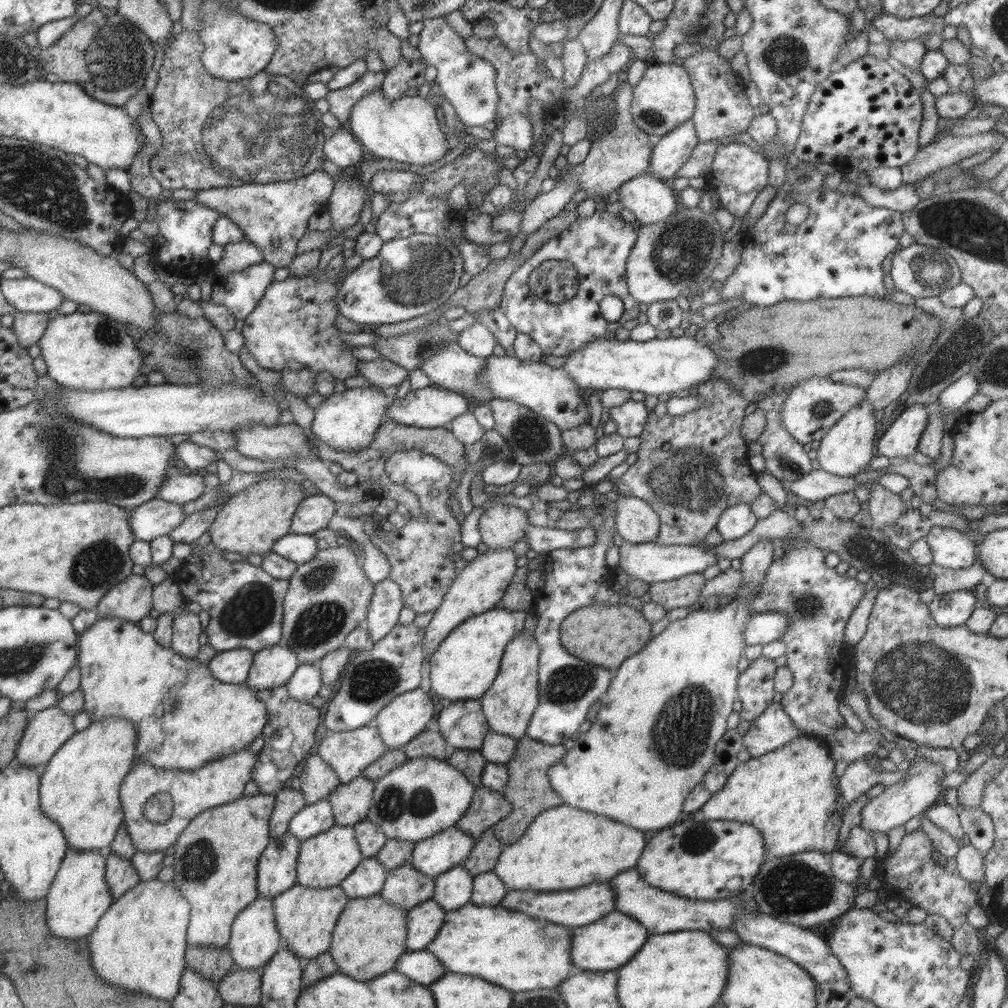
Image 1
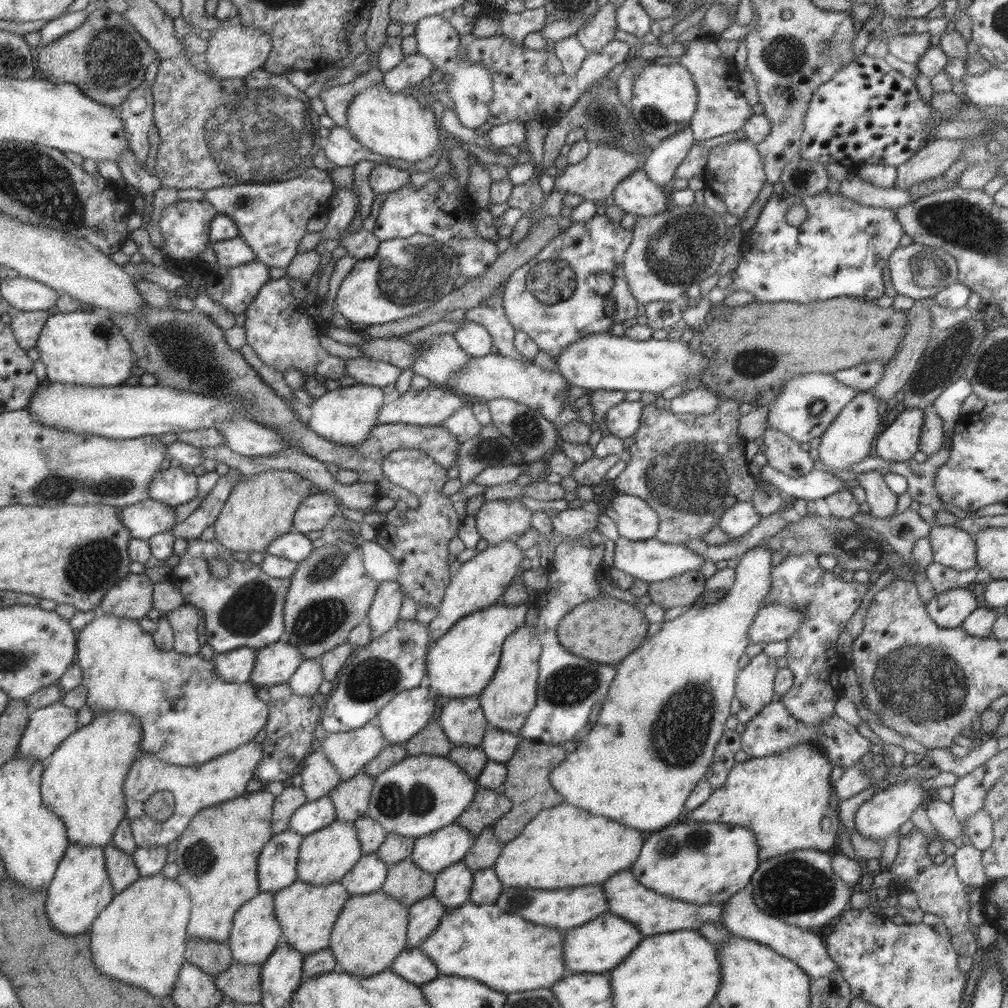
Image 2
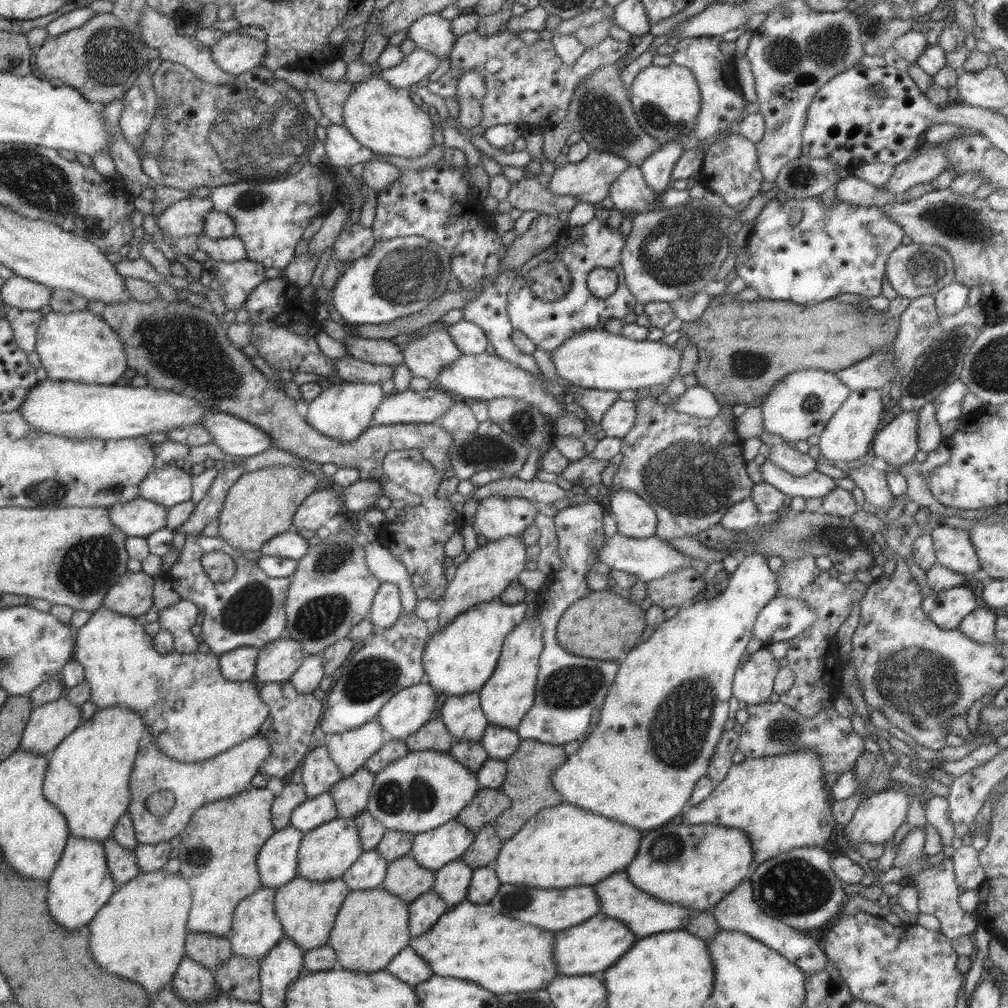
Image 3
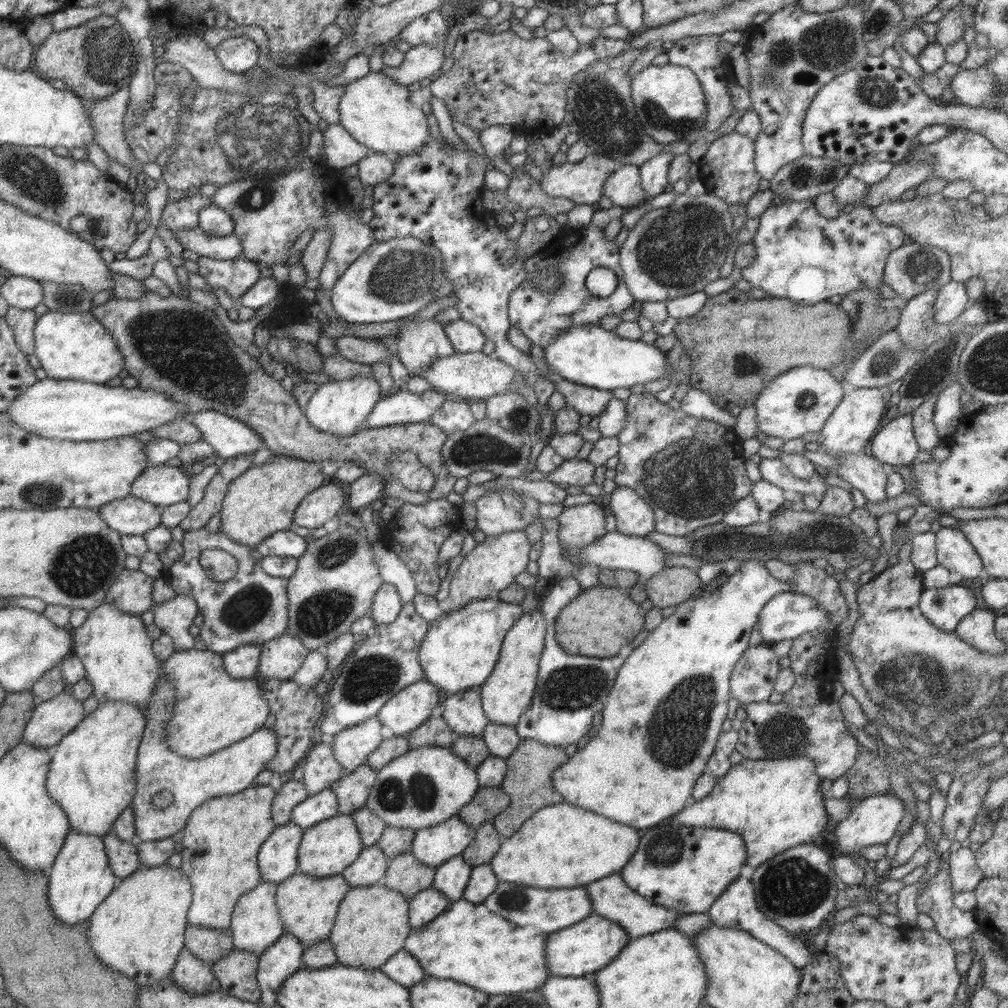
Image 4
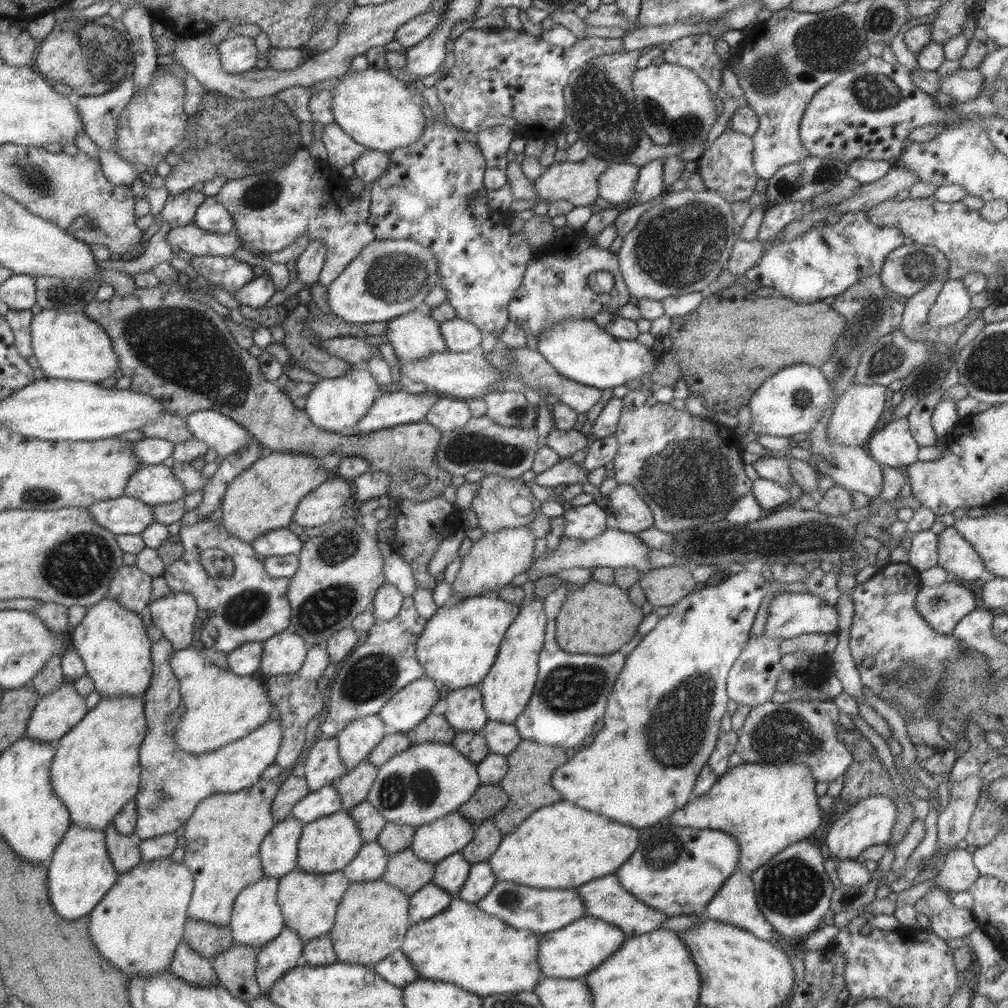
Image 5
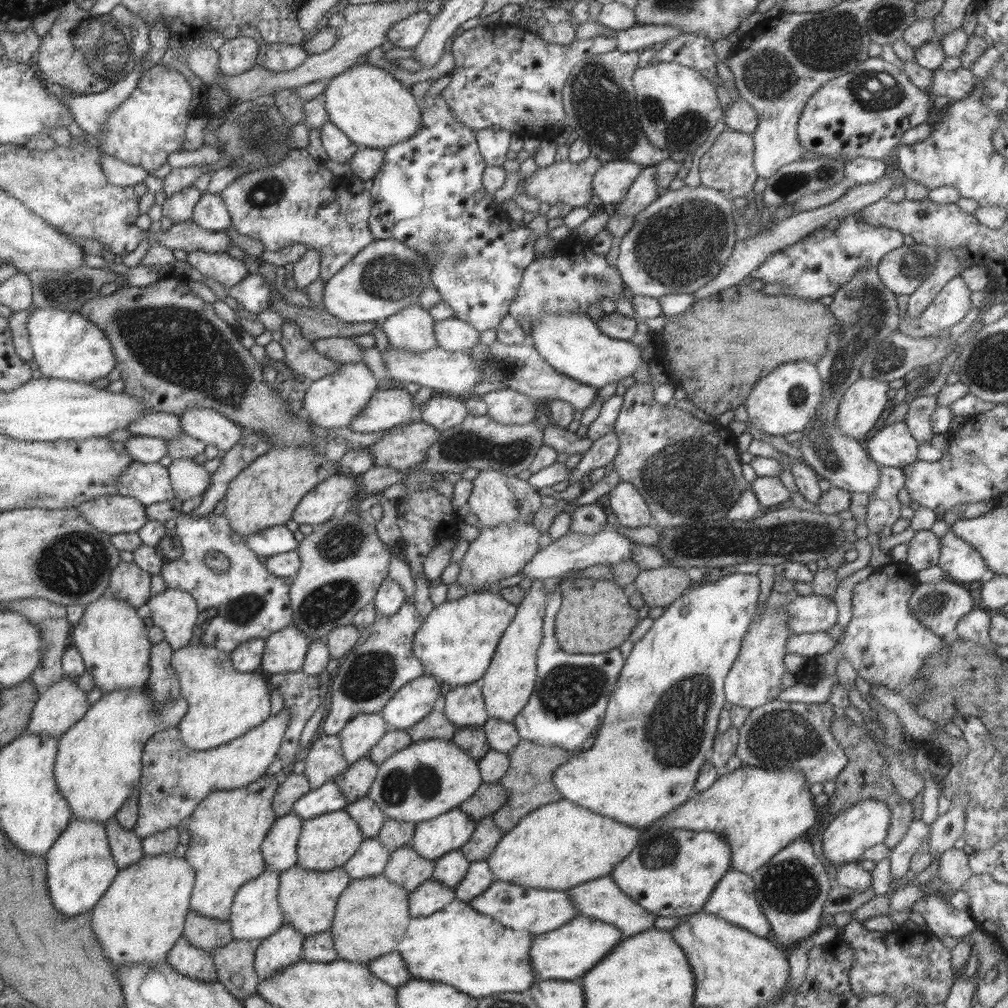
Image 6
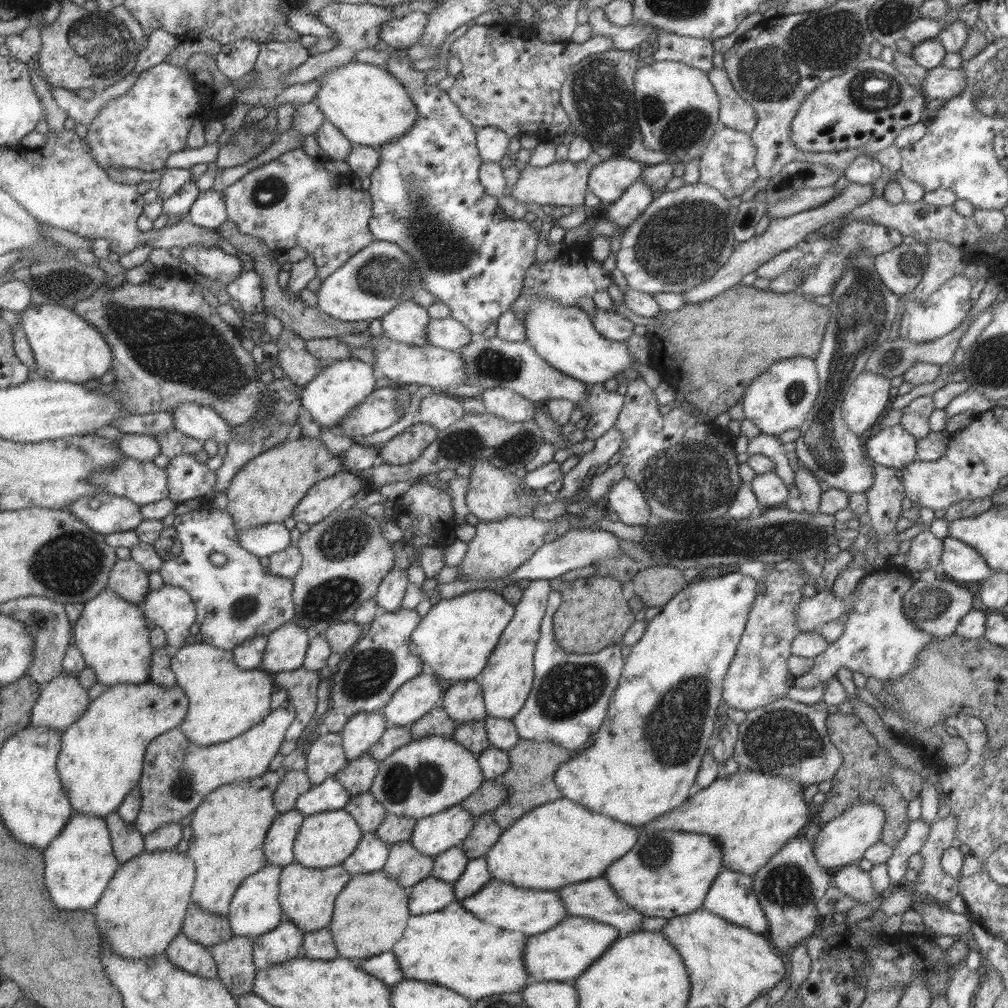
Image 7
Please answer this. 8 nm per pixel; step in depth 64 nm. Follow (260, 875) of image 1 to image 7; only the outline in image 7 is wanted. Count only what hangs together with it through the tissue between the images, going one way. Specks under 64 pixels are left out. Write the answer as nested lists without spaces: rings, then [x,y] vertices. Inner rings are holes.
[[[294,808],[289,812],[279,812],[269,825],[263,841],[266,862],[275,866],[287,866],[294,861],[293,841],[302,824],[303,814]]]

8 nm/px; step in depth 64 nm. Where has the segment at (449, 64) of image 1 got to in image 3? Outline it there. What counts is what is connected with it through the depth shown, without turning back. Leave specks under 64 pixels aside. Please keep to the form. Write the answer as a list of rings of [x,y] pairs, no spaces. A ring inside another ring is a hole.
[[[439,13],[417,18],[408,26],[405,38],[411,39],[421,50],[435,54],[439,61],[449,55],[456,41],[455,35],[451,33],[450,20],[441,17]],[[465,70],[458,76],[455,93],[459,123],[465,129],[477,127],[482,118],[480,101],[486,94],[484,79],[477,71]]]

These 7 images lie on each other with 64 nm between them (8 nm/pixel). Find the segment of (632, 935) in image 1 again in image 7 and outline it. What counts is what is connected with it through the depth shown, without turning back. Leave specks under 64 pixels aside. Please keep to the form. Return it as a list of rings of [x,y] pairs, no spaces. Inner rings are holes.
[[[565,916],[559,924],[533,936],[526,936],[523,966],[529,981],[570,982],[587,970],[592,962],[617,940],[618,930],[585,917]]]

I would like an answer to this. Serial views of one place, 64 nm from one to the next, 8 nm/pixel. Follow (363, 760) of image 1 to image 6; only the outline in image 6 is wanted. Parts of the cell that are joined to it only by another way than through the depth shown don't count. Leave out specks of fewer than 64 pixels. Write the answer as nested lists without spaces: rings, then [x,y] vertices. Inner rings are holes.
[[[381,713],[357,714],[338,732],[341,754],[347,764],[367,757],[371,746],[375,746],[388,729]]]

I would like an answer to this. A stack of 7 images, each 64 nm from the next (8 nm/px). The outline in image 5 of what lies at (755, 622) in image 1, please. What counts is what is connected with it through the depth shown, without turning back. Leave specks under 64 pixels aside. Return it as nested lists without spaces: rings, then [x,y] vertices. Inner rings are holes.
[[[806,593],[774,594],[767,607],[764,636],[767,638],[795,638],[810,633],[831,633],[838,628],[838,616],[833,606],[827,606],[819,598]]]

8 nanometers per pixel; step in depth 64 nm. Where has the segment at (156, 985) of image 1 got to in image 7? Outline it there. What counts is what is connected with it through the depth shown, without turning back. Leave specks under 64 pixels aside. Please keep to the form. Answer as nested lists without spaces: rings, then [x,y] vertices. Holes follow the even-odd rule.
[[[143,850],[119,865],[97,904],[91,909],[98,932],[109,944],[111,954],[141,958],[164,954],[169,942],[181,930],[195,880],[195,866],[186,852]]]

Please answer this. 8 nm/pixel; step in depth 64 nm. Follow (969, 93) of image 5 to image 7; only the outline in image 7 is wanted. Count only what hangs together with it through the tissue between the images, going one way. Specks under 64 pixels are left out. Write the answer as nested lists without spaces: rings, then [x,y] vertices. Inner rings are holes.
[[[943,65],[927,70],[920,92],[929,99],[957,97],[966,86],[966,75],[961,69],[949,69]]]

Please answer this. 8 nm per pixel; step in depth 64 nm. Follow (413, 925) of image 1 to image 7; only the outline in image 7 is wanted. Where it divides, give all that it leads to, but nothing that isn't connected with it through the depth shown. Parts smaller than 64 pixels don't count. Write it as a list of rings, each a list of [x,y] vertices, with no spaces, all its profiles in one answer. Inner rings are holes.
[[[429,875],[409,888],[408,911],[413,916],[429,914],[455,900],[452,883]]]

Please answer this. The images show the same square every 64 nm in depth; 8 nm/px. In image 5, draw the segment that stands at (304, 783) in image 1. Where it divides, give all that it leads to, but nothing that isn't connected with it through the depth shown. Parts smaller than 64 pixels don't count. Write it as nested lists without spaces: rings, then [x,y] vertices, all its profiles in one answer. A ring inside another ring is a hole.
[[[337,738],[315,740],[304,761],[304,779],[311,792],[343,776],[348,768],[337,754]]]

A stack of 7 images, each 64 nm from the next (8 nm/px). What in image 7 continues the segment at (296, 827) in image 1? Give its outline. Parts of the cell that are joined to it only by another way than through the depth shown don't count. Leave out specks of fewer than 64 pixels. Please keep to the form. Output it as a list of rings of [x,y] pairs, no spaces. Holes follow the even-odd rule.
[[[327,777],[319,784],[311,785],[294,802],[294,809],[303,816],[327,810],[341,810],[349,800],[349,792],[333,777]]]

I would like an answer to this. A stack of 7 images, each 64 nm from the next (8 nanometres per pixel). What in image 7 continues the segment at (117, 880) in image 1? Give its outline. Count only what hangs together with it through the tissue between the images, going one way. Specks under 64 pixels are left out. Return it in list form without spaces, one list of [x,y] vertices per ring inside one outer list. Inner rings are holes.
[[[109,812],[104,821],[108,828],[113,854],[119,864],[123,864],[129,858],[133,858],[133,856],[143,852],[143,836],[134,830],[133,823],[125,824],[125,821],[121,820],[121,816],[117,816],[117,812]]]

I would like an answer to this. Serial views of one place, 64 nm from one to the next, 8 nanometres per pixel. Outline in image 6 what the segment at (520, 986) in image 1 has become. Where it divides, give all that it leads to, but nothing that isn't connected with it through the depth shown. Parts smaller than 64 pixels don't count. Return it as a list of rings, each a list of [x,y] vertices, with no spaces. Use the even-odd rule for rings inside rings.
[[[454,898],[441,910],[429,916],[410,918],[404,937],[399,944],[396,944],[394,950],[401,955],[411,978],[445,983],[476,999],[497,993],[527,991],[537,980],[531,968],[531,957],[529,957],[531,934],[525,930],[515,932],[515,930],[503,928],[495,920],[487,924],[487,920],[489,920],[487,916],[477,912],[469,906],[469,903]]]

